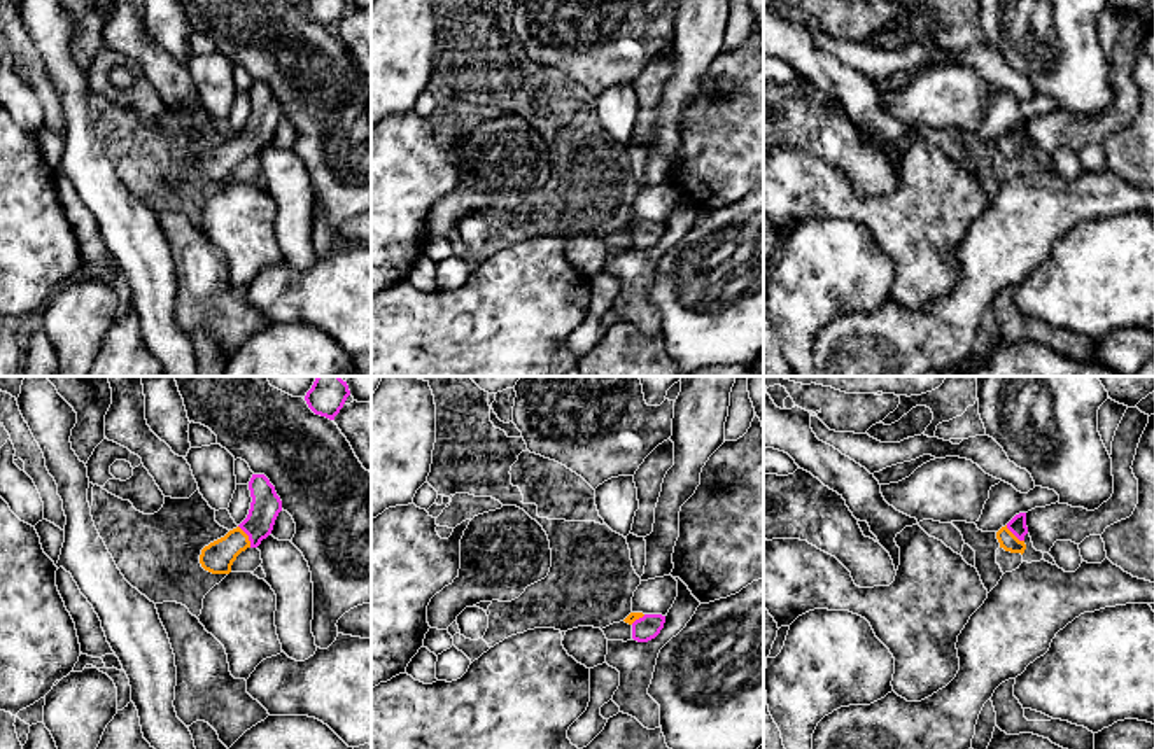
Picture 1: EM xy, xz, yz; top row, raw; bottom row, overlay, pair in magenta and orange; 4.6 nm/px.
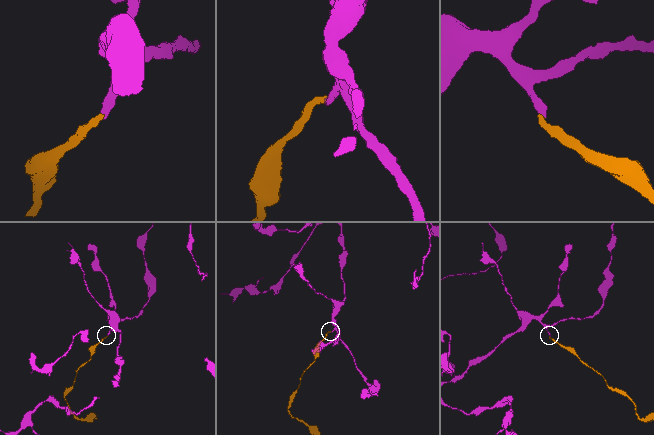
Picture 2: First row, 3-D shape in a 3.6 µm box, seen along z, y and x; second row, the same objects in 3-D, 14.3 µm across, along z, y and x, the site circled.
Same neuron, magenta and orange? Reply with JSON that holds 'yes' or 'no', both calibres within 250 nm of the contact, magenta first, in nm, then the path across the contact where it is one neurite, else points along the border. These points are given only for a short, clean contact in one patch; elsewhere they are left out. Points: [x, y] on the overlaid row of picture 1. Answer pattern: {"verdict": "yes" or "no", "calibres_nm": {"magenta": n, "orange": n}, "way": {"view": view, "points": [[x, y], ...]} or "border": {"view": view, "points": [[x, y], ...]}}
{"verdict": "yes", "calibres_nm": {"magenta": 140, "orange": 150}, "way": {"view": "xy", "points": [[265, 506], [260, 522], [247, 534], [218, 557]]}}

